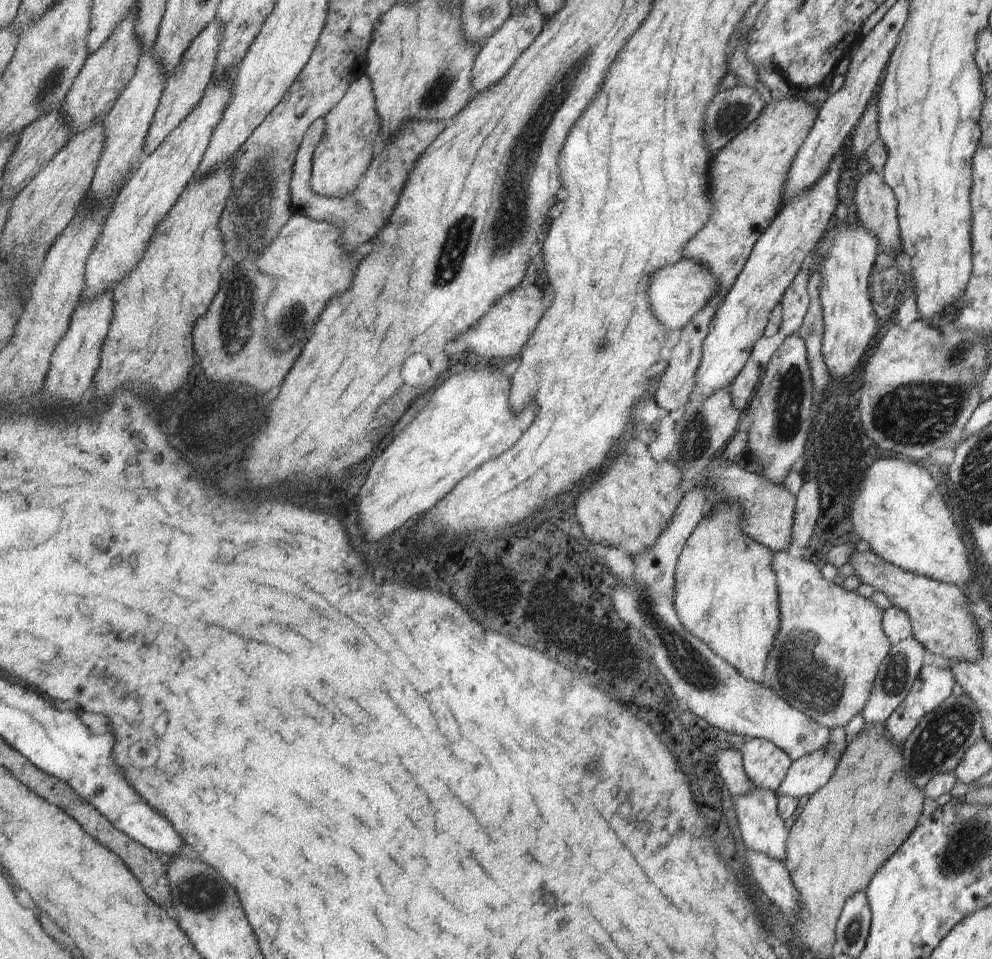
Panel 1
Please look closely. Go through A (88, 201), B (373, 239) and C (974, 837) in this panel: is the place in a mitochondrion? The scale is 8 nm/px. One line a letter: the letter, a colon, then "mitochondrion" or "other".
A: other
B: other
C: mitochondrion

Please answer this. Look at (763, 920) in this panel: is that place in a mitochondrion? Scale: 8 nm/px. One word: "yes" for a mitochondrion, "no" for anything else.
no

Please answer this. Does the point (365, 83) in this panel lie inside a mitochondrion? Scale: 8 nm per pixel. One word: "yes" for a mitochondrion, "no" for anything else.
no

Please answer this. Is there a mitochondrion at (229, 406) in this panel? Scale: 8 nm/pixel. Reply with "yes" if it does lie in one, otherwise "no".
yes

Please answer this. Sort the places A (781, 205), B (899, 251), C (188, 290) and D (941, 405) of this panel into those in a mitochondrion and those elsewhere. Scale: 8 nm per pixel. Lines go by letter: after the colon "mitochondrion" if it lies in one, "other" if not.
A: other
B: other
C: other
D: mitochondrion

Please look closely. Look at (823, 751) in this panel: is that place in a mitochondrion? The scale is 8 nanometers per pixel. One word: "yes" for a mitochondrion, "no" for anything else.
no

